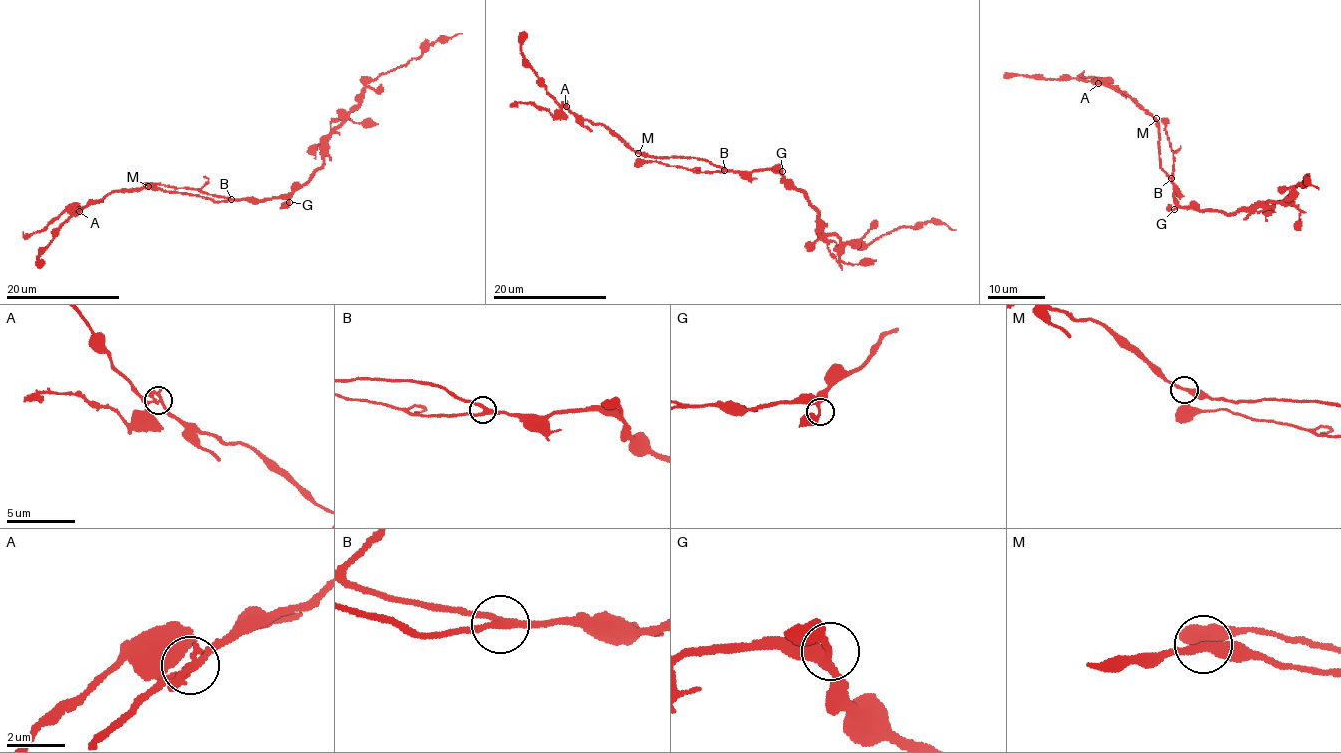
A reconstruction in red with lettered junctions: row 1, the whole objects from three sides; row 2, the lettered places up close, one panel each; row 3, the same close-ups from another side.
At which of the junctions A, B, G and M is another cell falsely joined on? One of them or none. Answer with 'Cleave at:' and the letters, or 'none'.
Cleave at: A

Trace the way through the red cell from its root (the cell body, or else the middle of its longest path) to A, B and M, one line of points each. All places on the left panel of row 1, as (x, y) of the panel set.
A: (258, 201), (229, 199), (218, 202), (144, 187), (110, 192), (79, 211)
B: (258, 201), (231, 199)
M: (258, 201), (229, 199), (218, 202), (148, 186)

